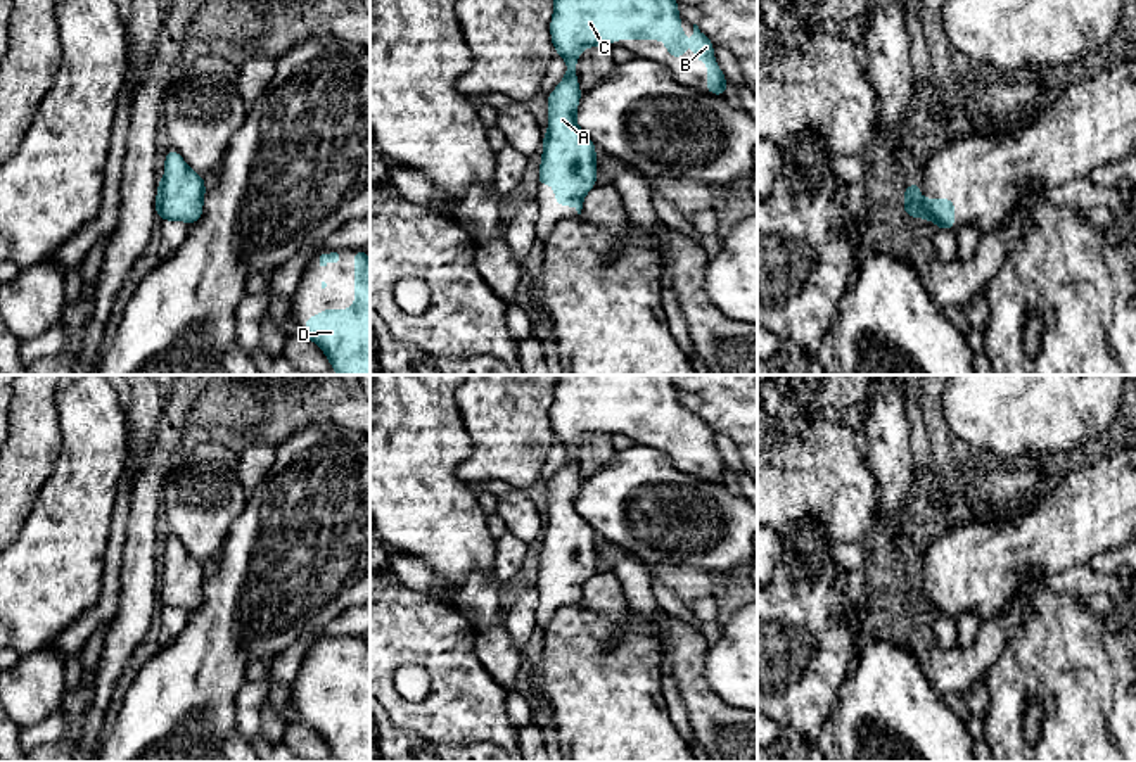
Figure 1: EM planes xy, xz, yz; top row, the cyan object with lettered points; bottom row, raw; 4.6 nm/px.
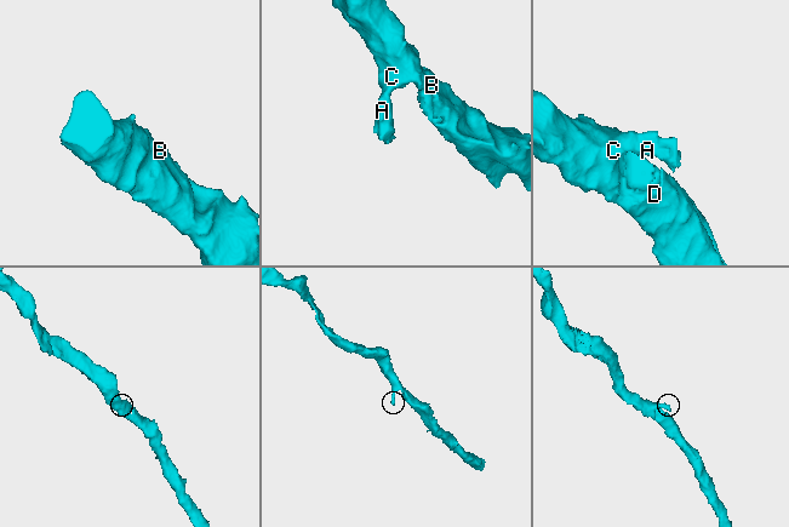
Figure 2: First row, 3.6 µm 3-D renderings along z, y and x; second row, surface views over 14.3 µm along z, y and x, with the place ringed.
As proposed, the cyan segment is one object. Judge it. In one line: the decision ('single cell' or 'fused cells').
single cell

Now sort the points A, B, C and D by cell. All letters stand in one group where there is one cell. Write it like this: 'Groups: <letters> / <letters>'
Groups: A B C D

